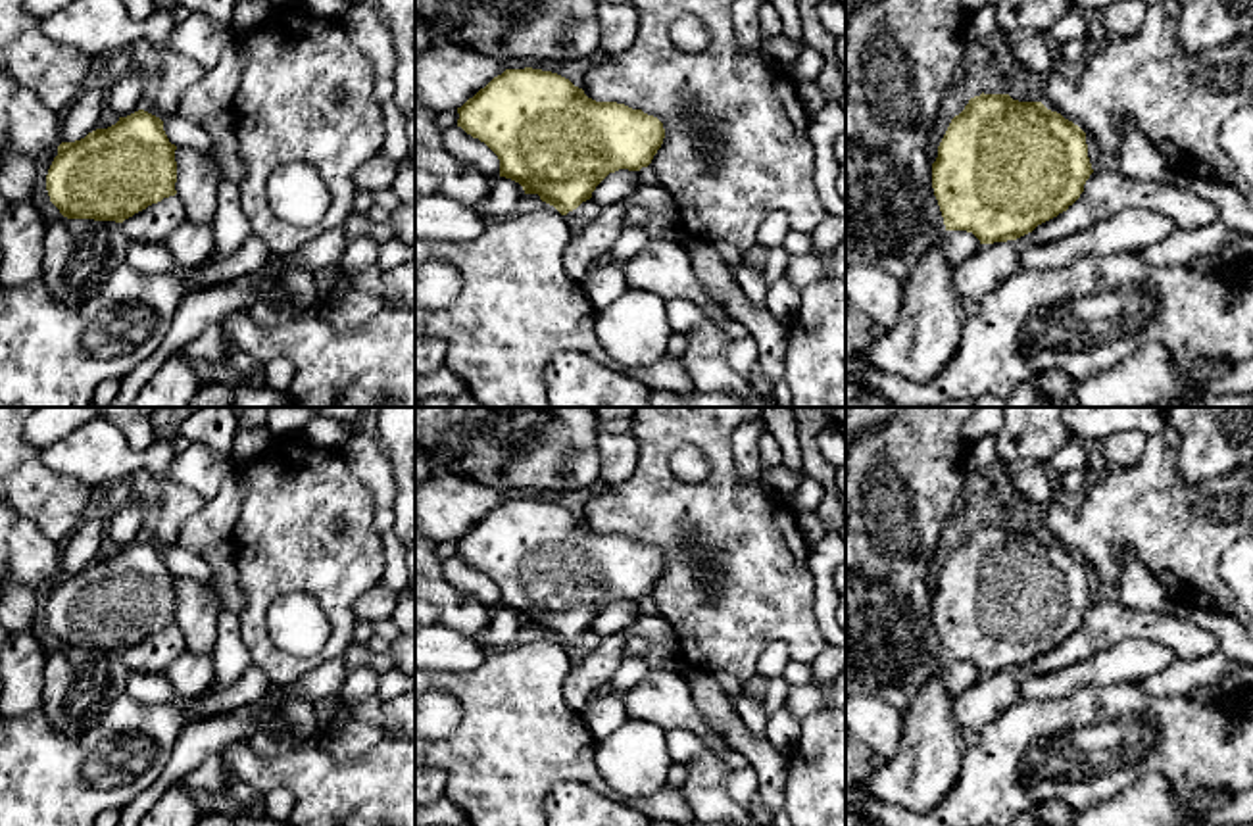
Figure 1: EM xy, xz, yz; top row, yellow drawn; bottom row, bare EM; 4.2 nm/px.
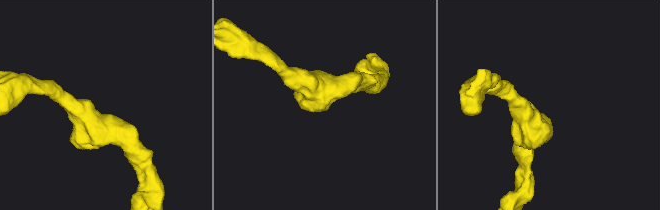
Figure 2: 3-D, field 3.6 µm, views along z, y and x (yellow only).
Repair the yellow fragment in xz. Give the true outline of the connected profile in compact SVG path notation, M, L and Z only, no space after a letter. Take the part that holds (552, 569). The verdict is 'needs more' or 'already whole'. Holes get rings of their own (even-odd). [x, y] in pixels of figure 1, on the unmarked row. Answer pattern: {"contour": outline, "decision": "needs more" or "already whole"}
{"contour": "M505 499L457 538L461 557L500 590L500 607L538 624L561 645L592 628L596 617L619 599L648 597L663 574L663 553L617 532L596 532L569 509L542 499Z", "decision": "already whole"}

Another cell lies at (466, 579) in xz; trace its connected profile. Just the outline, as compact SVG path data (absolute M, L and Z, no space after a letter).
M454 555L444 561L444 578L459 592L471 594L488 609L500 607L498 586L479 569L467 565L461 557Z

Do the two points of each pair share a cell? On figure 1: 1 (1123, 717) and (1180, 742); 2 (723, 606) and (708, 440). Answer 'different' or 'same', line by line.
1: same
2: same

